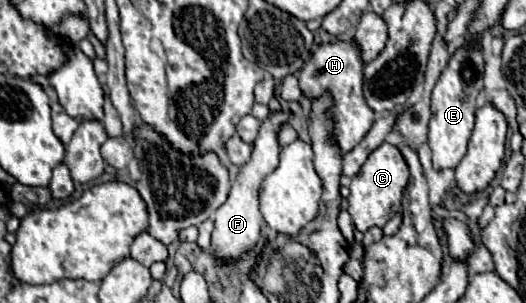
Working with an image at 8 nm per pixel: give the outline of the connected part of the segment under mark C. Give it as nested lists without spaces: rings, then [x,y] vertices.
[[[380,144],[364,162],[360,172],[352,178],[350,196],[348,196],[348,212],[354,220],[354,226],[360,232],[366,232],[372,226],[384,226],[398,210],[402,202],[402,192],[408,184],[408,164],[400,150],[392,144]]]

